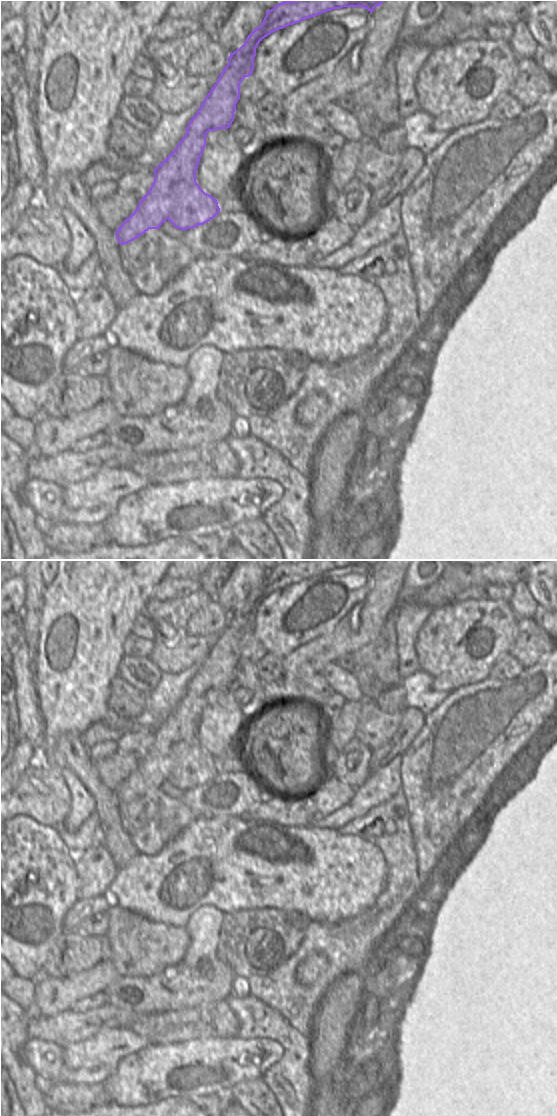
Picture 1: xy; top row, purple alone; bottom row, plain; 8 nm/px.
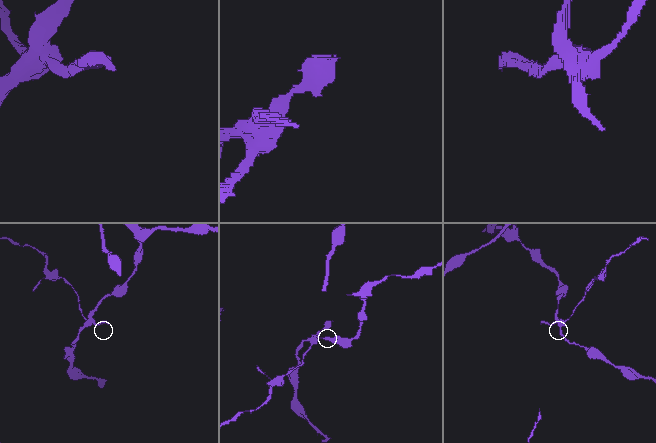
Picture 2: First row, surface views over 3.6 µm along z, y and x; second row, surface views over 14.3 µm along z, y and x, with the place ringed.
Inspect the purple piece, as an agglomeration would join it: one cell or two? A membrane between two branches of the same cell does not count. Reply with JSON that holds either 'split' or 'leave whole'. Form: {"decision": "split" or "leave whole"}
{"decision": "split"}

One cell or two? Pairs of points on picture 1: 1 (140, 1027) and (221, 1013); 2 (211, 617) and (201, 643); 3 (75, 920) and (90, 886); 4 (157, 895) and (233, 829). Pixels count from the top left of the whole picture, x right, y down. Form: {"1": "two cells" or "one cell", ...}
{"1": "one cell", "2": "two cells", "3": "two cells", "4": "one cell"}

